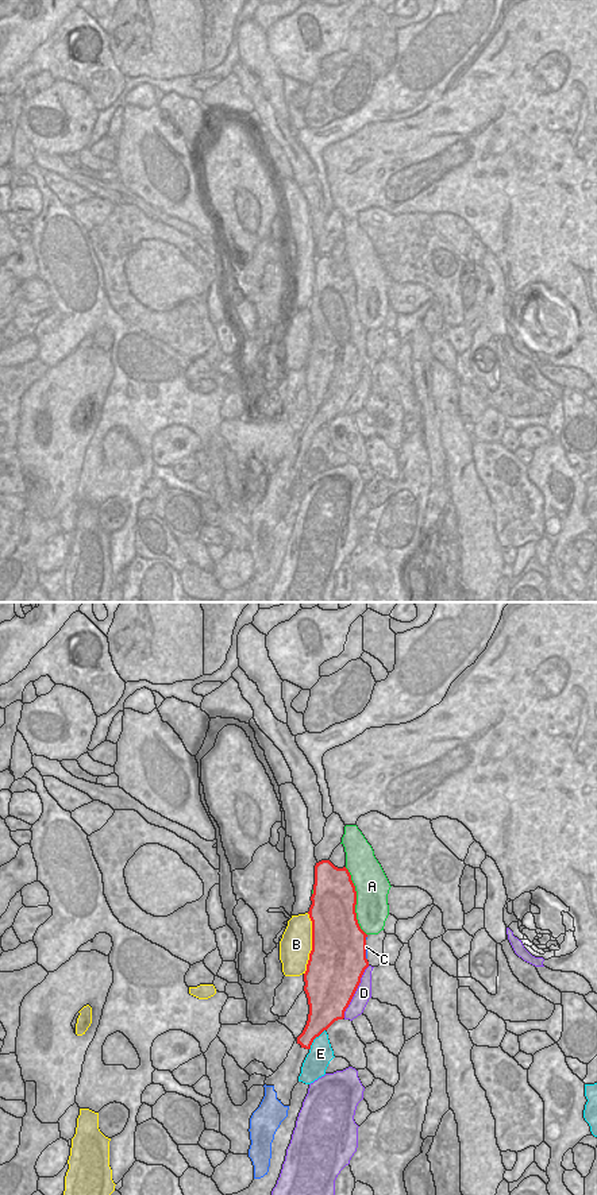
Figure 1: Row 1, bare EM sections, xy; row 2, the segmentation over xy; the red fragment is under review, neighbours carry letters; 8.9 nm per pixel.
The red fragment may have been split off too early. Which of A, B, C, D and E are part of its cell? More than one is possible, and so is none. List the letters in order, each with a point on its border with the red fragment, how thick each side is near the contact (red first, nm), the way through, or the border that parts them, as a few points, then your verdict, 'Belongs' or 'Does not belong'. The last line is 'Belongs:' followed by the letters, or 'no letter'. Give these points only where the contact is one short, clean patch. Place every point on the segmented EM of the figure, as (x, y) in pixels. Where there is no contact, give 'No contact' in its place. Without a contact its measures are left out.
A: Touches red at xy (355, 901). Thickness 400 nm (red) against 300 nm. Does not belong
B: Touches red at xy (312, 944). Thickness 480 nm (red) against 280 nm. Does not belong
C: Touches red at xy (365, 953). Thickness 500 nm (red) against 20 nm. Belongs
D: Touches red at xy (355, 990). Thickness 480 nm (red) against 140 nm. Does not belong
E: Touches red at xy (314, 1039). Thickness 260 nm (red) against 220 nm. Does not belong
Belongs: C.

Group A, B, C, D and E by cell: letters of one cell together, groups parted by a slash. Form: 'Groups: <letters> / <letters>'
Groups: A / B / C / D / E.

